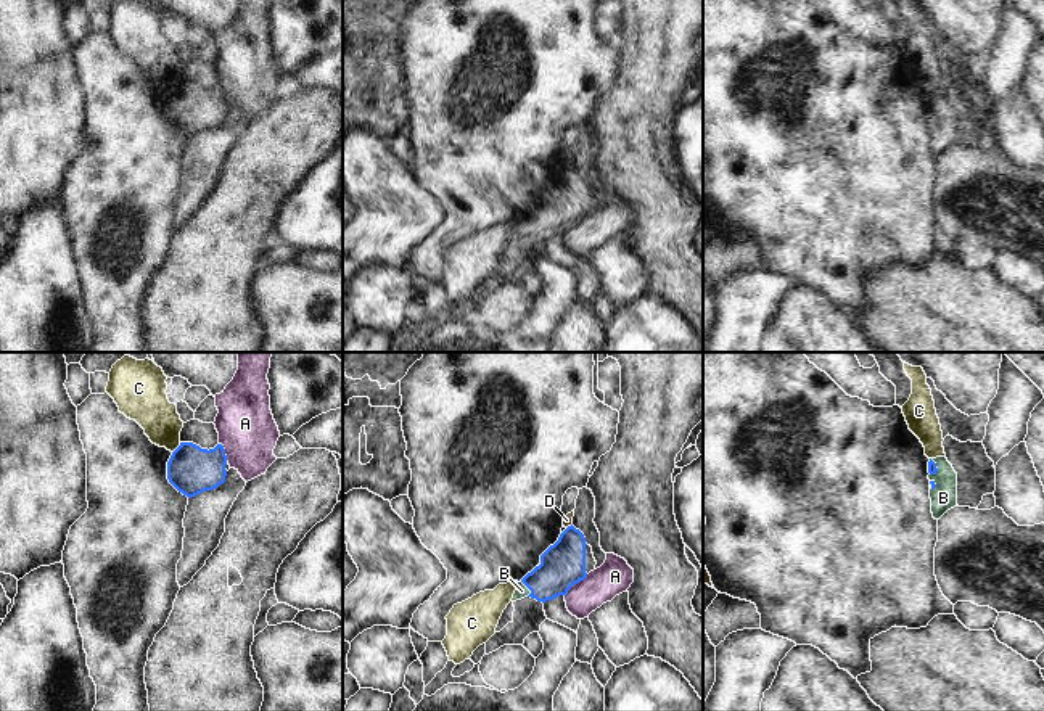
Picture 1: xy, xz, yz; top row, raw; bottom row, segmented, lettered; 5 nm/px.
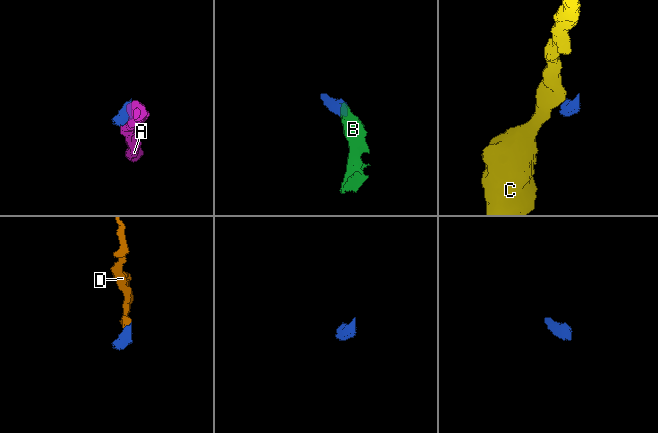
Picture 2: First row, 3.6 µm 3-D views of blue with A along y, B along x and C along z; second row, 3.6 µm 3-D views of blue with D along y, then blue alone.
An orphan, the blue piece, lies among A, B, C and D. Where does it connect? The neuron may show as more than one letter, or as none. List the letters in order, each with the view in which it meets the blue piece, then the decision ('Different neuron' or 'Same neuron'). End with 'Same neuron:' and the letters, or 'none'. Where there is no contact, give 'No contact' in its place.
A: Touches blue in xz. Different neuron
B: Touches blue in xz. Same neuron
C: Touches blue in xy. Different neuron
D: Touches blue in xz. Different neuron
Same neuron: B.

